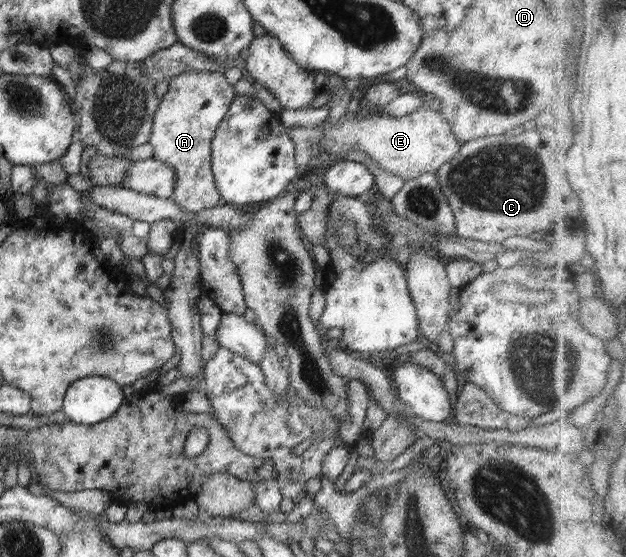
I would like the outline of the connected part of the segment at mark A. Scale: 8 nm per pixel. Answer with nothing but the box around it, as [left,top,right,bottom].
[148,70,236,215]

